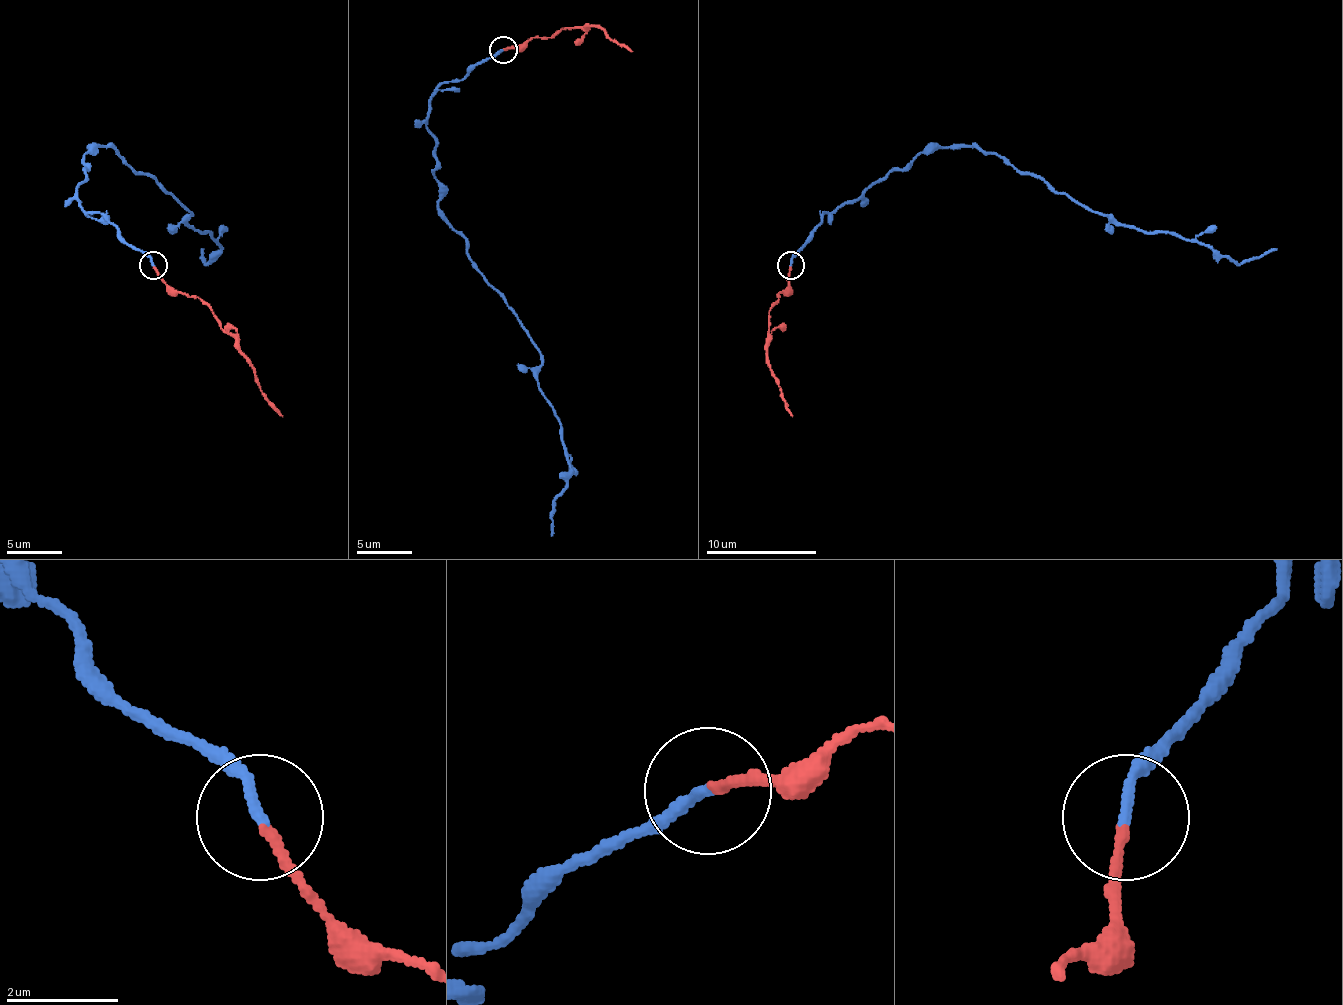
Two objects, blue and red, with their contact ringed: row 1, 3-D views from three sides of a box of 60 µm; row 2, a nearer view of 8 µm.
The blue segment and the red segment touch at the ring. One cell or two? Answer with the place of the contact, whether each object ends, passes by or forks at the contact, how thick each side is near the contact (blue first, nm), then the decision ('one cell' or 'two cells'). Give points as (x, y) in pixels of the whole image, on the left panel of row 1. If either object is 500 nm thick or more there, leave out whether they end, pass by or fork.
(153, 265) | blue ends | red ends | 190/170 nm | one cell

